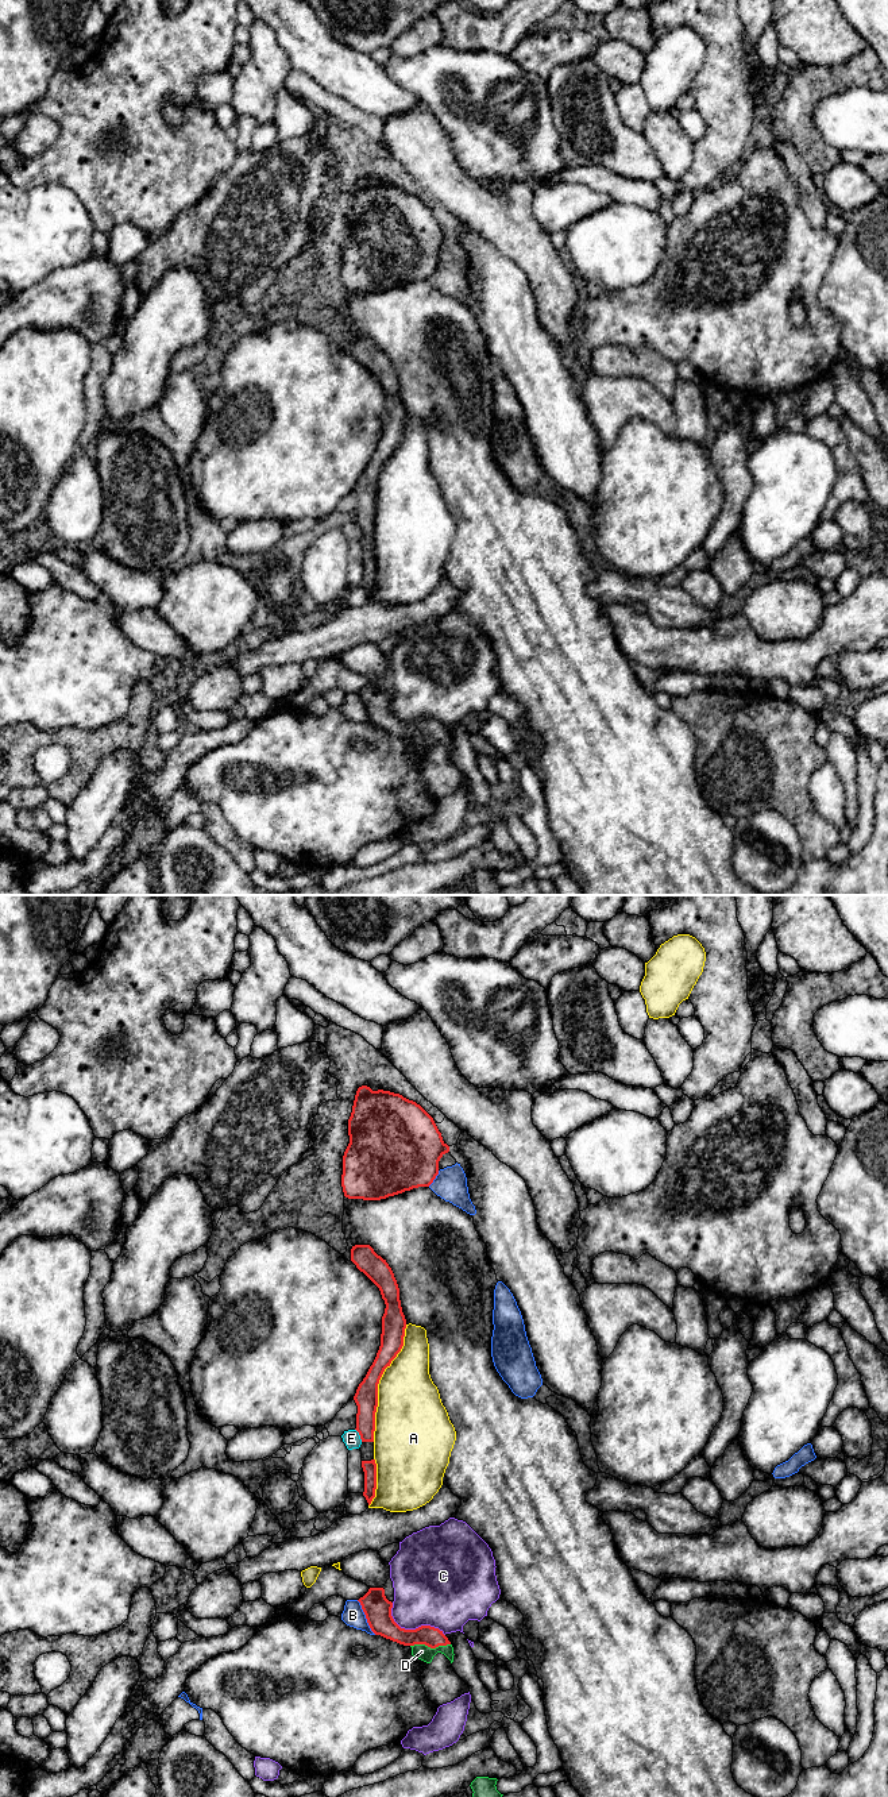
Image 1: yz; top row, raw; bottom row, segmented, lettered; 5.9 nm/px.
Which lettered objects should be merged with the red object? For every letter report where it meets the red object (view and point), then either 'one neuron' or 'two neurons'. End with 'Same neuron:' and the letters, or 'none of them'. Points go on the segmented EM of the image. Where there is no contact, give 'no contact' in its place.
A: yz (378, 1383) | two neurons
B: yz (366, 1618) | two neurons
C: yz (410, 1630) | two neurons
D: yz (429, 1646) | one neuron
E: yz (359, 1434) | two neurons
Same neuron: D

